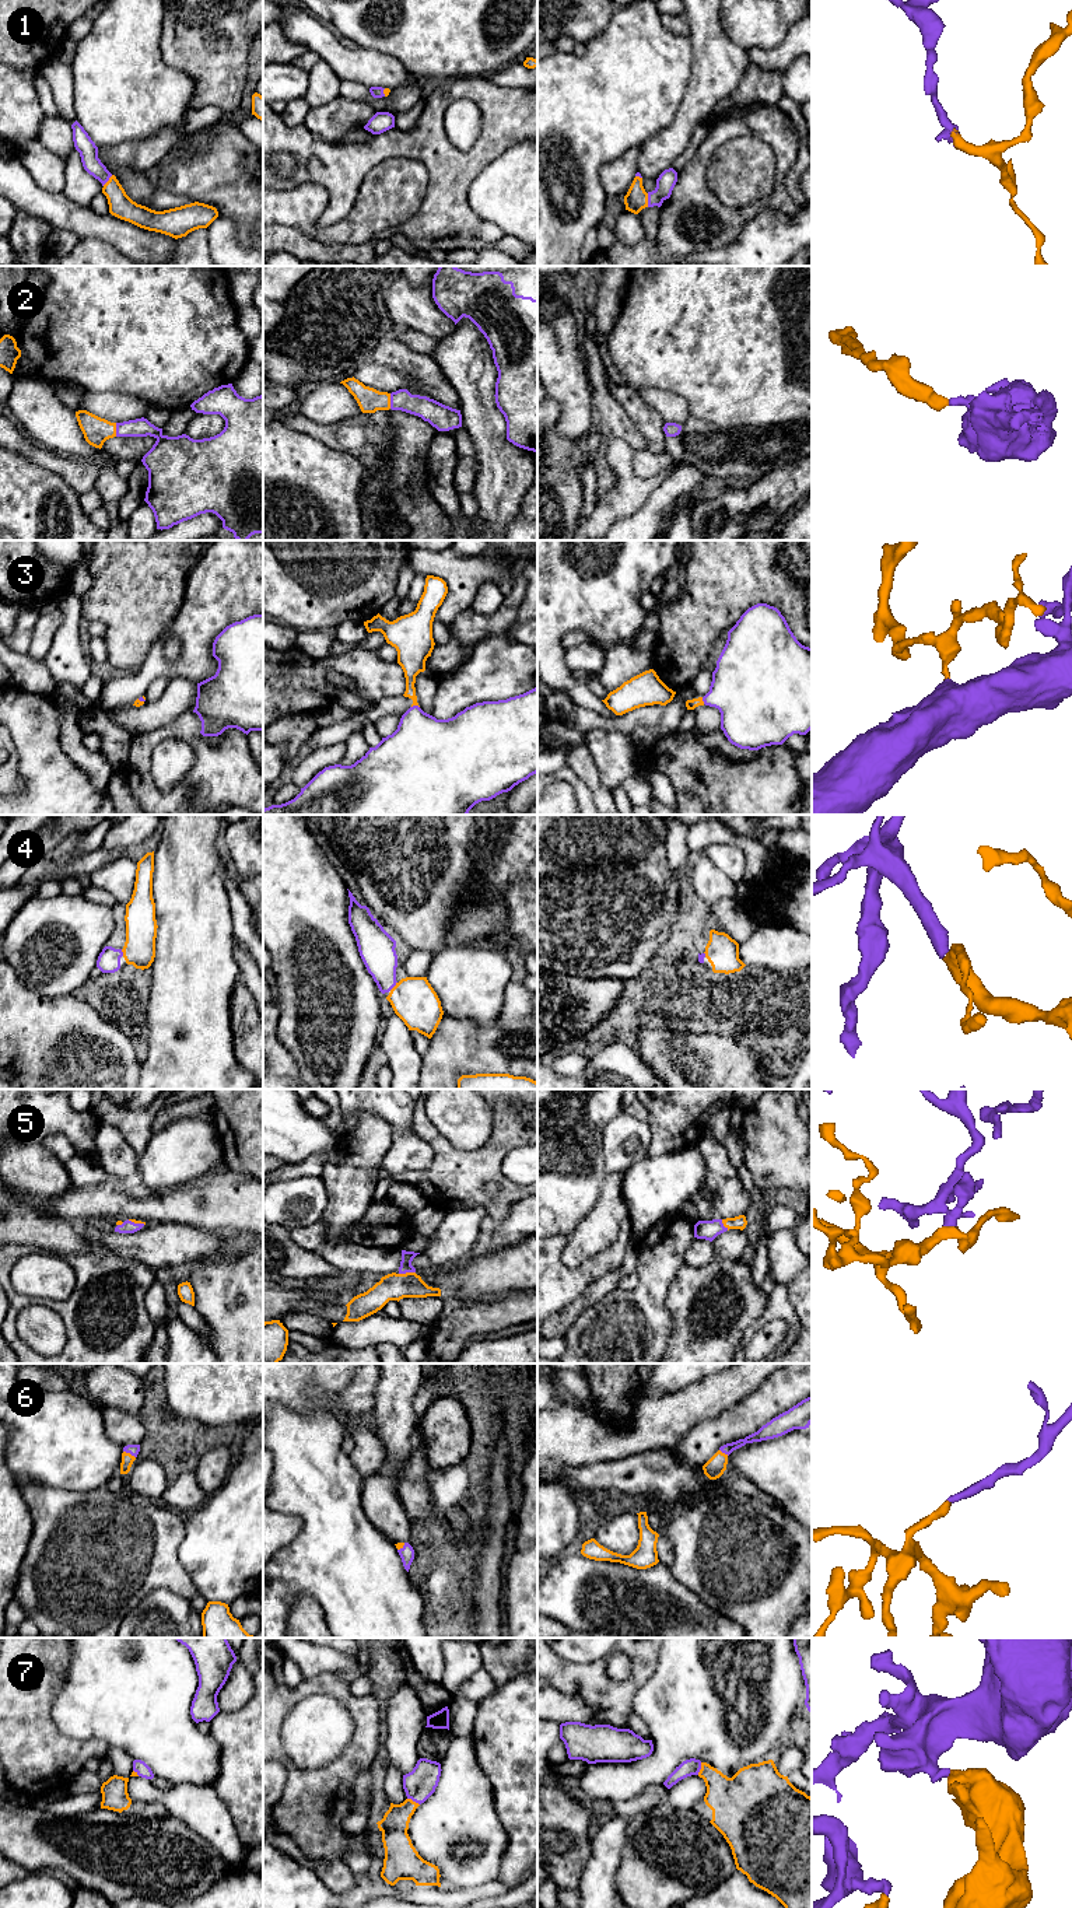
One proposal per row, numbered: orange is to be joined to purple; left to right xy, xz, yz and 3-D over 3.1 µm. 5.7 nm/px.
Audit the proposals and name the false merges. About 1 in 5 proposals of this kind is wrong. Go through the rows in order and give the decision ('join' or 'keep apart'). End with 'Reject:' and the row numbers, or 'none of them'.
1: join
2: join
3: join
4: join
5: join
6: join
7: join
Reject: none of them

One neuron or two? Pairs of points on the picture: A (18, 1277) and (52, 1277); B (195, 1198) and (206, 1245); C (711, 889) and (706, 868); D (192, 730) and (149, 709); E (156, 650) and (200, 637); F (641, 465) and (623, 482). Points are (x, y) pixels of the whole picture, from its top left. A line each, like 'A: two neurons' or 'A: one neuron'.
A: one neuron
B: two neurons
C: one neuron
D: two neurons
E: one neuron
F: two neurons

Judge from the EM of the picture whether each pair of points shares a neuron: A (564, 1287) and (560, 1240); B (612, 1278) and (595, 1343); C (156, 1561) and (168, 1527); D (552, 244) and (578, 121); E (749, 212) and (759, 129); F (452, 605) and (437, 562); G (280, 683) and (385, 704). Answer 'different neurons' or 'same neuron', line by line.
A: same neuron
B: different neurons
C: same neuron
D: same neuron
E: same neuron
F: same neuron
G: different neurons

